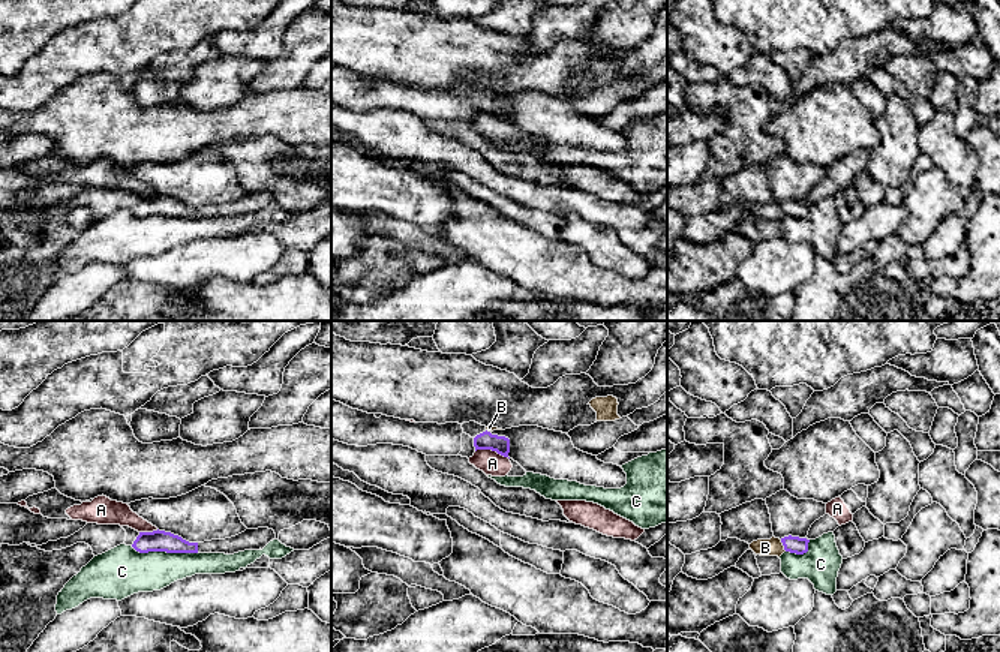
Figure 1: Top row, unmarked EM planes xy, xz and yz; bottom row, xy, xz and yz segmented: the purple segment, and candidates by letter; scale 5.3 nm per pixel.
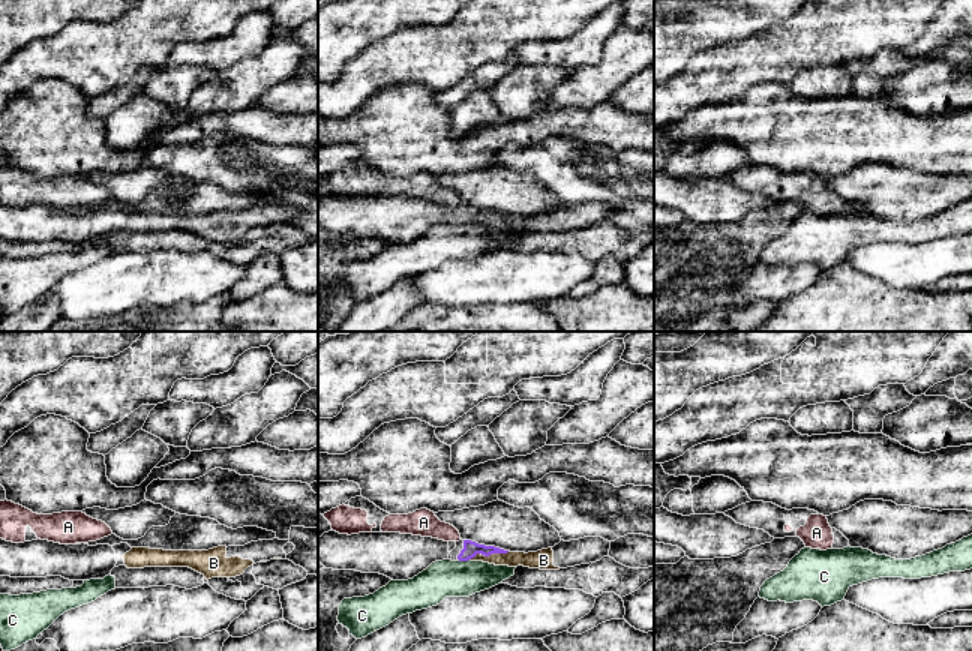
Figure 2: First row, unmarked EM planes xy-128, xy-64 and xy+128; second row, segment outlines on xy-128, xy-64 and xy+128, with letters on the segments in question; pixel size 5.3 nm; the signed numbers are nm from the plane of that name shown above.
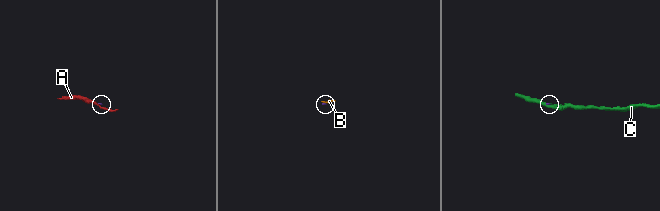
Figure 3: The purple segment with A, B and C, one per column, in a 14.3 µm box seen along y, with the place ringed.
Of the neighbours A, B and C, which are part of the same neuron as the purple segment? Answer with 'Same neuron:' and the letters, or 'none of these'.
Same neuron: B

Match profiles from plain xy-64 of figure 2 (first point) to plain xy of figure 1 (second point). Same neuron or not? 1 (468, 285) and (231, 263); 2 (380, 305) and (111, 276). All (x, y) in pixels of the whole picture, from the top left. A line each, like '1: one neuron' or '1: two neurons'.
1: one neuron
2: one neuron

